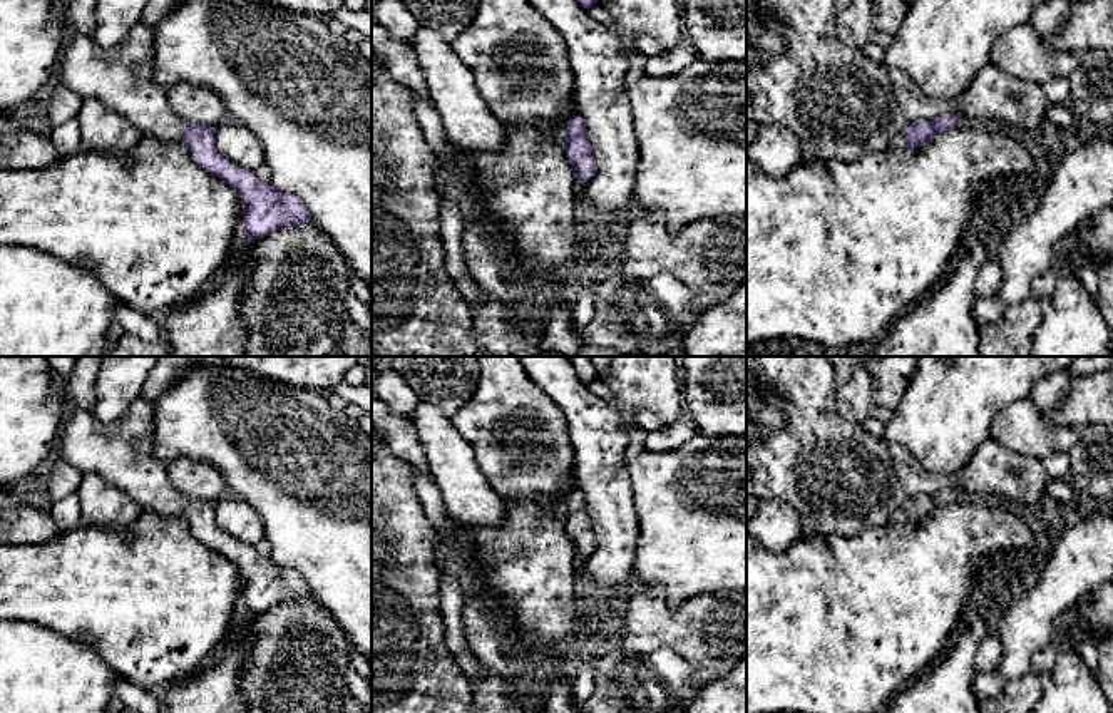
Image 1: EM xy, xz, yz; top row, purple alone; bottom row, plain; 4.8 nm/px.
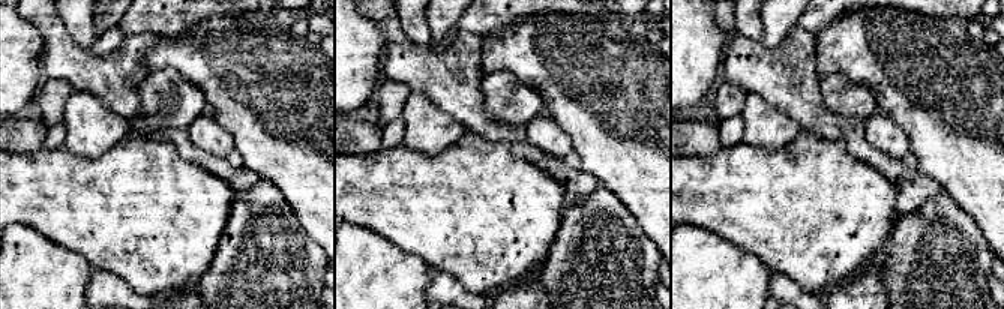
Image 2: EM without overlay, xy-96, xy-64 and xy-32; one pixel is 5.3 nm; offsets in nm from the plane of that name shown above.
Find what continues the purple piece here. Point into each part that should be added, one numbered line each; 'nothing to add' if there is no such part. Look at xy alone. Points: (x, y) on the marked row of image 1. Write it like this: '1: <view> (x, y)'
1: xy (119, 77)

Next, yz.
1: yz (899, 143)

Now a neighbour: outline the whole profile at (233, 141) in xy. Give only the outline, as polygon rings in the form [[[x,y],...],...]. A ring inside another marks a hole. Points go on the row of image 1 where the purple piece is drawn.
[[[229,117],[214,127],[214,139],[221,156],[248,171],[264,162],[264,151],[258,137]]]

